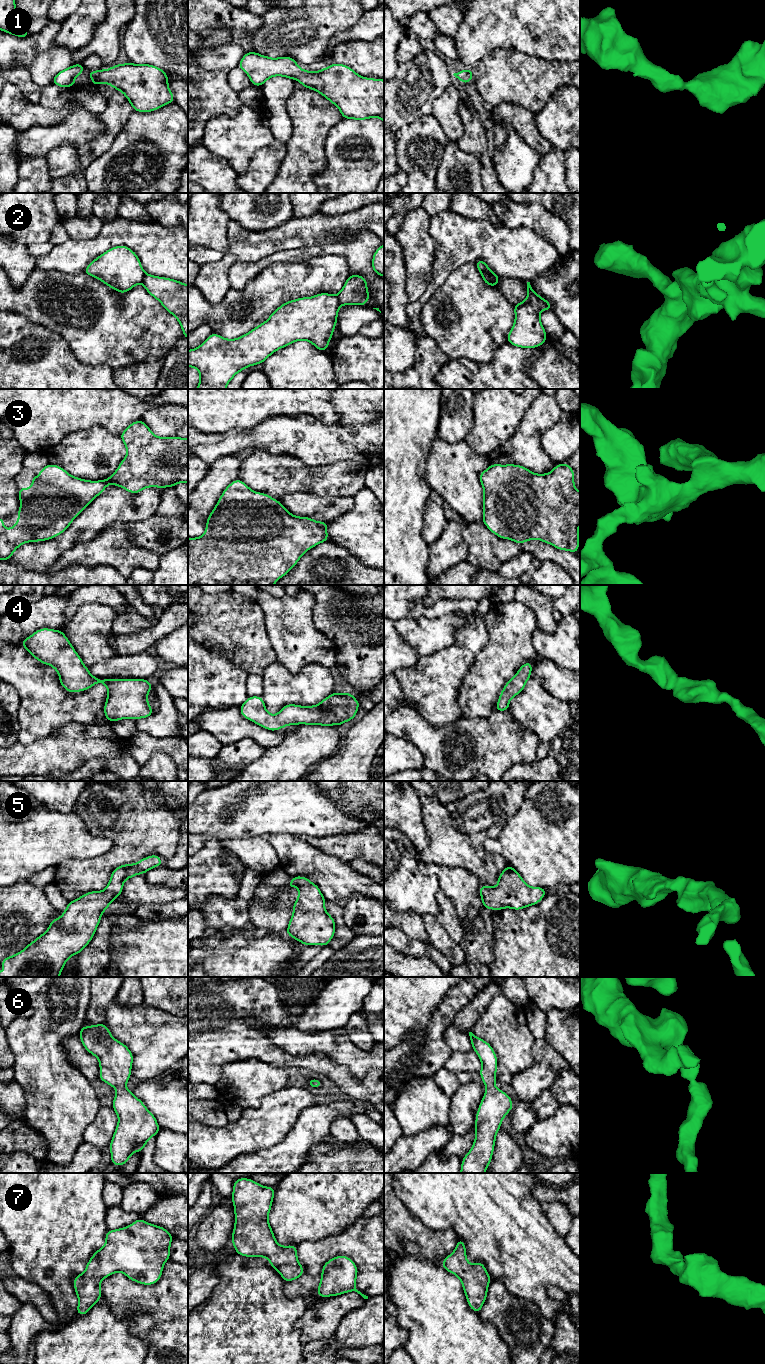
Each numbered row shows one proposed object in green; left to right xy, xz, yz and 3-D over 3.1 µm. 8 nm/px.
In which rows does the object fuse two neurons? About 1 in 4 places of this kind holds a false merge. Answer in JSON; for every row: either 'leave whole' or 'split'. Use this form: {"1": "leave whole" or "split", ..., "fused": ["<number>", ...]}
{"1": "leave whole", "2": "split", "3": "leave whole", "4": "leave whole", "5": "leave whole", "6": "leave whole", "7": "leave whole", "fused": ["2"]}

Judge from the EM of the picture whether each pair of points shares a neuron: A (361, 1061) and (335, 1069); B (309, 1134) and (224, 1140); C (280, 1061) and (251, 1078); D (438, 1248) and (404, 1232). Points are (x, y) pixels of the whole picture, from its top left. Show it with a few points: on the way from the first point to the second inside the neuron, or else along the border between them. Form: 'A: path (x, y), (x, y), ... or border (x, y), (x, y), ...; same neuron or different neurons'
A: border (323, 1053), (357, 1078), (364, 1077); different neurons
B: border (299, 1116), (288, 1133), (280, 1141), (266, 1149); different neurons
C: border (251, 1057), (284, 1068); different neurons
D: path (430, 1241), (416, 1232), (412, 1232); same neuron

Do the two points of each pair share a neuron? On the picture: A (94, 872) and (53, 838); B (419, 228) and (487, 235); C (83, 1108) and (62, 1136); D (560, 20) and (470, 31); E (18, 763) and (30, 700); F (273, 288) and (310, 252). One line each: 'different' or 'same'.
A: different
B: different
C: same
D: same
E: different
F: different

